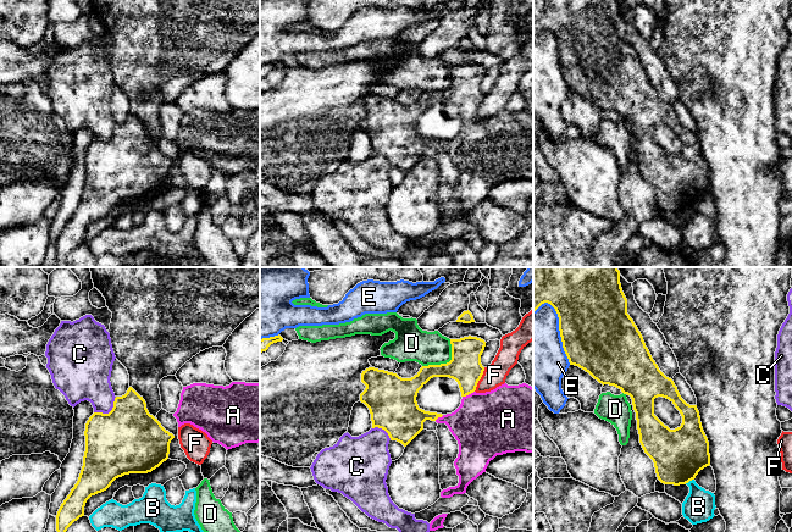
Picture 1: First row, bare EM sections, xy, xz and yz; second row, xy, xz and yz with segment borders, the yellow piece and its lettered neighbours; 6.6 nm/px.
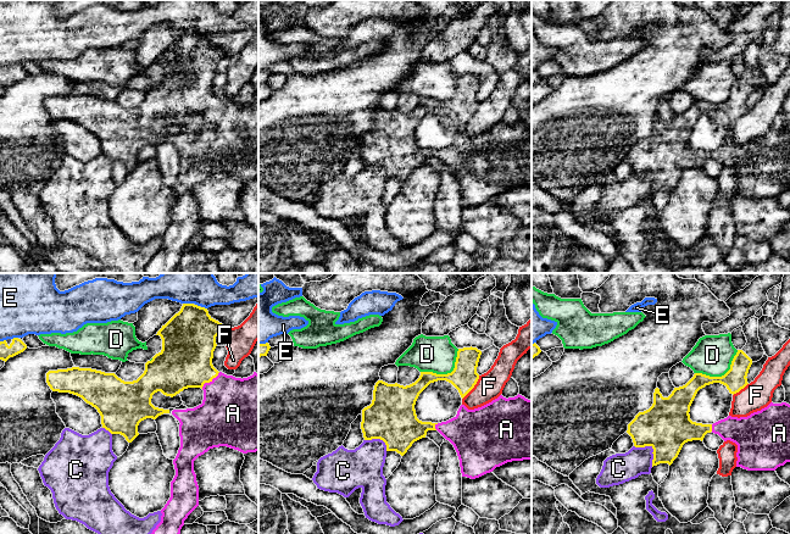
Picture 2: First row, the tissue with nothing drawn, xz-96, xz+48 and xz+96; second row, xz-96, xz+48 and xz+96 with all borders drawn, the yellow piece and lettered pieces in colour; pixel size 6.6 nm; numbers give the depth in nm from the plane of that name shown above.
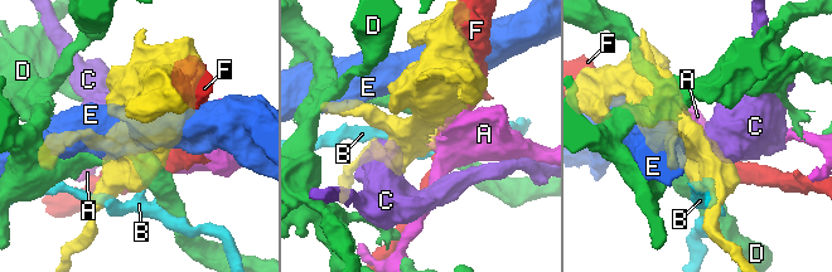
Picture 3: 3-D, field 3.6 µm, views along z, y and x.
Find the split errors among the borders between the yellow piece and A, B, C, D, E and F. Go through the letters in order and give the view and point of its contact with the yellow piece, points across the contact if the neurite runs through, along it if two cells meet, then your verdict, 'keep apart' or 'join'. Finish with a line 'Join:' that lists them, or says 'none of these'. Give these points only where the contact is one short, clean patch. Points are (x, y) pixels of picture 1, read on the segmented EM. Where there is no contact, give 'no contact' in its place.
A: xz (468, 394) | join
B: yz (688, 481) | along yz (693, 478), (685, 483) | keep apart
C: xy (110, 411) | along xy (116, 397), (112, 408), (108, 413), (94, 413) | keep apart
D: xz (447, 363) | keep apart
E: yz (560, 332) | keep apart
F: xz (480, 378) | keep apart
Join: A

